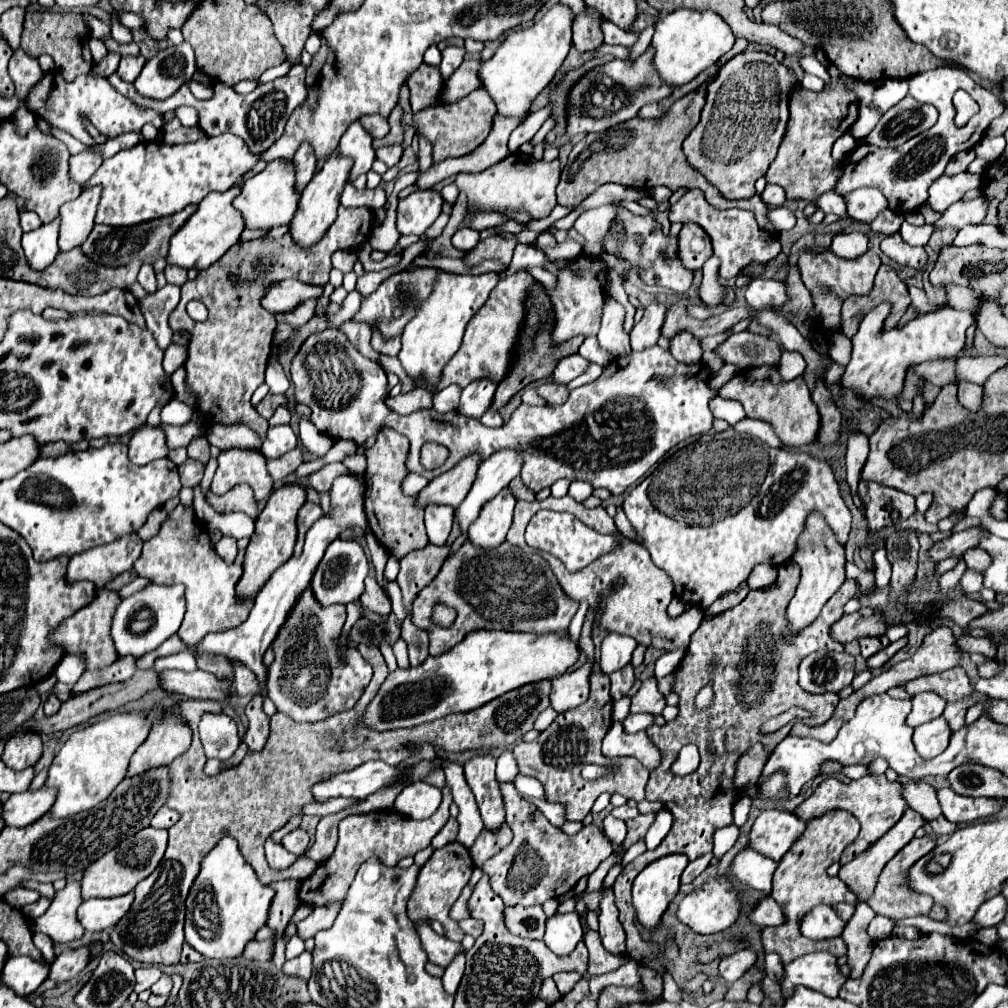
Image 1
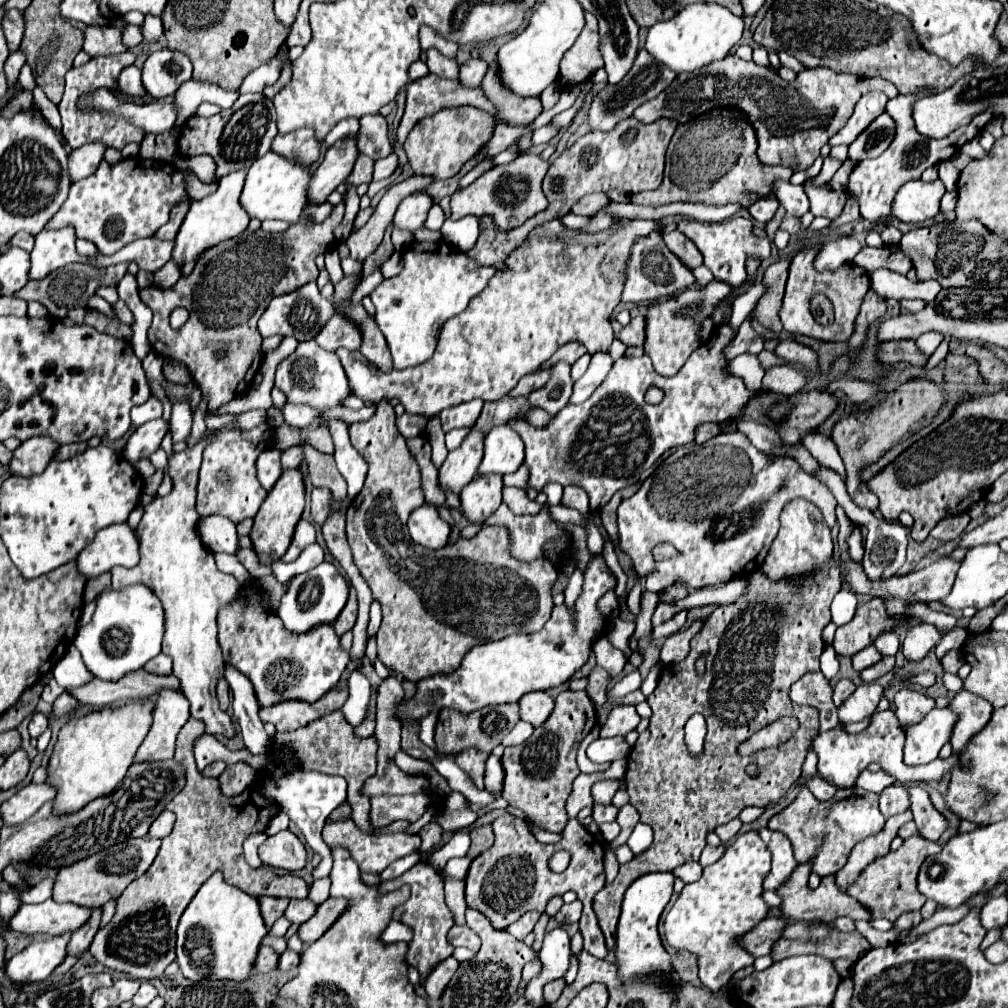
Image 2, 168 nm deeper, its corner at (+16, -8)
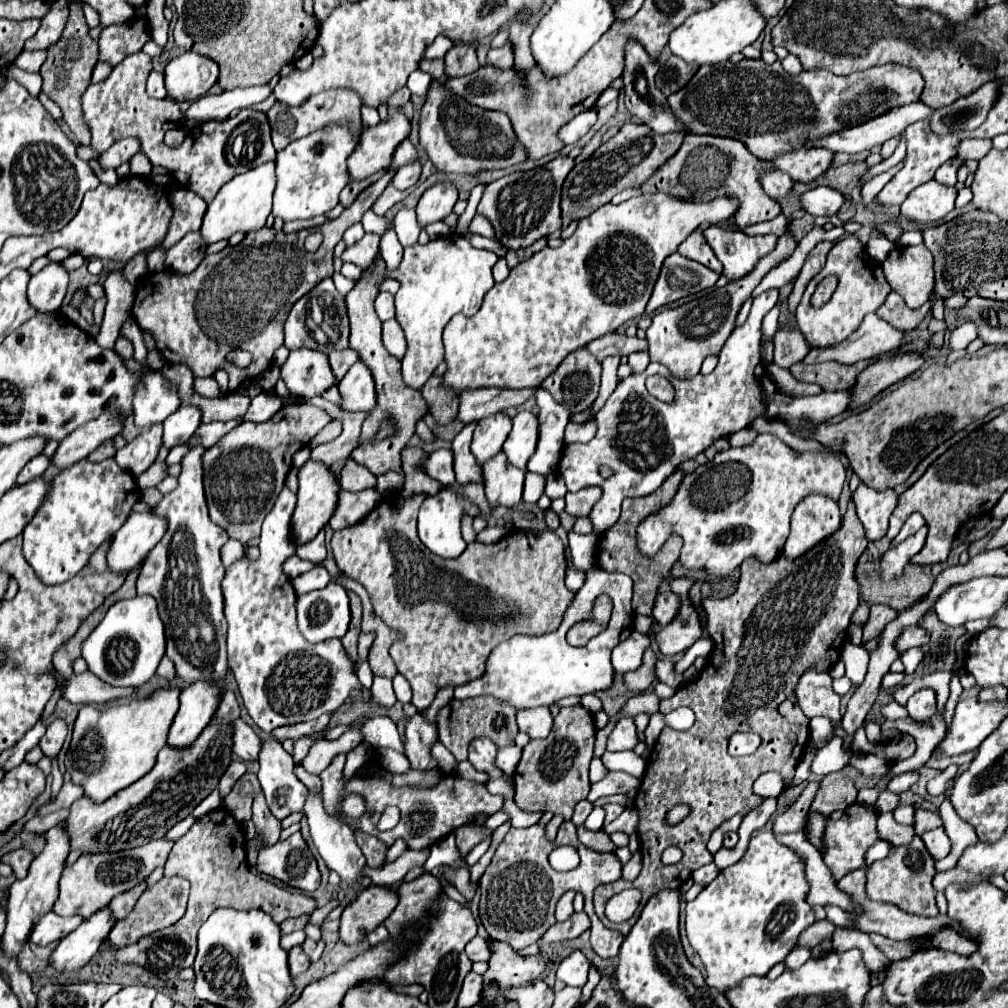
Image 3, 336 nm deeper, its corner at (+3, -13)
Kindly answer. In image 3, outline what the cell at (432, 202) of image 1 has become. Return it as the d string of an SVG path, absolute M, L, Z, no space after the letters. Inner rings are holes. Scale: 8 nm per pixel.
M437 183L427 189L417 203L417 221L421 227L445 219L457 203L457 189L451 183Z

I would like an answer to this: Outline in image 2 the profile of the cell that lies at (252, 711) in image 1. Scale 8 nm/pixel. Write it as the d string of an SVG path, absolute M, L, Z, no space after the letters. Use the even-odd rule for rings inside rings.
M232 764L226 766L226 770L220 774L218 782L220 782L220 790L224 796L238 796L242 794L248 786L254 784L254 780L260 774L256 770L252 770L248 764Z

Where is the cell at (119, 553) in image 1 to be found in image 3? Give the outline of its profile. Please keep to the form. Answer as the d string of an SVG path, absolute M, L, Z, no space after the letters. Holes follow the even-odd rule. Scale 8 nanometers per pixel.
M133 513L129 521L113 535L107 551L107 565L113 573L127 573L141 565L149 551L161 541L165 519L155 513Z

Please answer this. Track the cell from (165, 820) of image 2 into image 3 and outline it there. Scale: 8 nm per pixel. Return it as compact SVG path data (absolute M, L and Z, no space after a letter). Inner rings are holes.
M189 815L189 817L185 817L181 823L173 825L173 827L167 831L167 839L171 839L171 841L177 841L179 837L183 837L183 835L185 835L185 833L191 829L193 821L195 821L195 817L193 817L193 815Z

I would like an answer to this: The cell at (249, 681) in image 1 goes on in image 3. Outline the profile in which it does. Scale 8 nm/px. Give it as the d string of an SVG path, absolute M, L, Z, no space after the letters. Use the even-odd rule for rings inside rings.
M225 691L221 703L217 707L217 721L209 723L205 731L197 737L197 741L187 749L171 749L163 747L157 755L155 767L129 785L127 789L115 793L111 799L103 803L93 803L87 797L77 799L63 827L69 835L71 851L79 849L83 853L111 853L125 851L133 847L147 845L155 839L165 837L165 833L187 815L219 785L221 773L231 763L231 737L229 725L225 721L233 721L239 717L239 703L233 691Z

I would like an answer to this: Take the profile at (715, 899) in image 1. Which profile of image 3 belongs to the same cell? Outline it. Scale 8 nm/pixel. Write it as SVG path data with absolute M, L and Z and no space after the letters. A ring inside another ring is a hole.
M761 831L755 837L751 837L747 853L735 865L719 871L717 879L711 885L707 885L693 901L687 901L685 909L687 939L705 965L707 983L717 991L725 993L737 987L741 979L749 975L763 977L773 965L781 963L787 957L787 953L795 947L801 929L809 927L815 921L811 907L805 903L805 893L807 881L803 875L801 859L789 847L777 843L773 833ZM778 907L779 917L773 917Z

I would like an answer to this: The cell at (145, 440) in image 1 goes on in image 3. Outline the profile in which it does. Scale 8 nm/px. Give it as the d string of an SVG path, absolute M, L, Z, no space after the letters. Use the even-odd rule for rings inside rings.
M179 407L165 423L163 423L163 447L171 449L189 441L189 437L197 431L201 421L201 411L197 407Z

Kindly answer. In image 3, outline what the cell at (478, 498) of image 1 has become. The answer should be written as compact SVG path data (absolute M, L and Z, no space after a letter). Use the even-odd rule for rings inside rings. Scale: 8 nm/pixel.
M521 411L513 419L513 429L503 445L507 463L515 465L521 471L527 471L527 461L535 453L535 447L537 447L537 419L529 411Z

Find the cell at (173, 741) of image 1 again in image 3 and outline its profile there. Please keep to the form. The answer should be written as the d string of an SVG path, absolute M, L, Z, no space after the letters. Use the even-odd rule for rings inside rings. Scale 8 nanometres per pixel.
M197 681L181 689L179 701L181 705L169 729L167 745L173 749L187 749L211 721L211 715L219 705L219 689L213 683Z

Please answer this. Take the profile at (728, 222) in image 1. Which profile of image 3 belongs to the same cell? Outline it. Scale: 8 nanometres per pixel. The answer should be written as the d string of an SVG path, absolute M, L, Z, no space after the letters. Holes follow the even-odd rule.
M709 225L703 237L723 263L723 275L733 281L745 277L761 257L769 255L777 247L775 235L747 235L741 229L725 231L717 225Z

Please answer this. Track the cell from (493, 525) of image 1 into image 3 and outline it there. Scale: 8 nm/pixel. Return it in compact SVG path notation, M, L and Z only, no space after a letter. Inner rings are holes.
M505 453L489 459L489 463L483 465L483 489L491 509L495 509L497 505L519 505L523 495L523 477L525 473L521 473L521 469L505 465Z

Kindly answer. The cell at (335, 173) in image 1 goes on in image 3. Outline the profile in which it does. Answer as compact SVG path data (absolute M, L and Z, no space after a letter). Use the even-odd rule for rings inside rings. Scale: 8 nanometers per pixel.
M395 113L389 121L379 123L373 129L365 129L355 151L347 159L349 177L363 181L369 175L389 167L393 149L409 135L411 125L405 115Z

